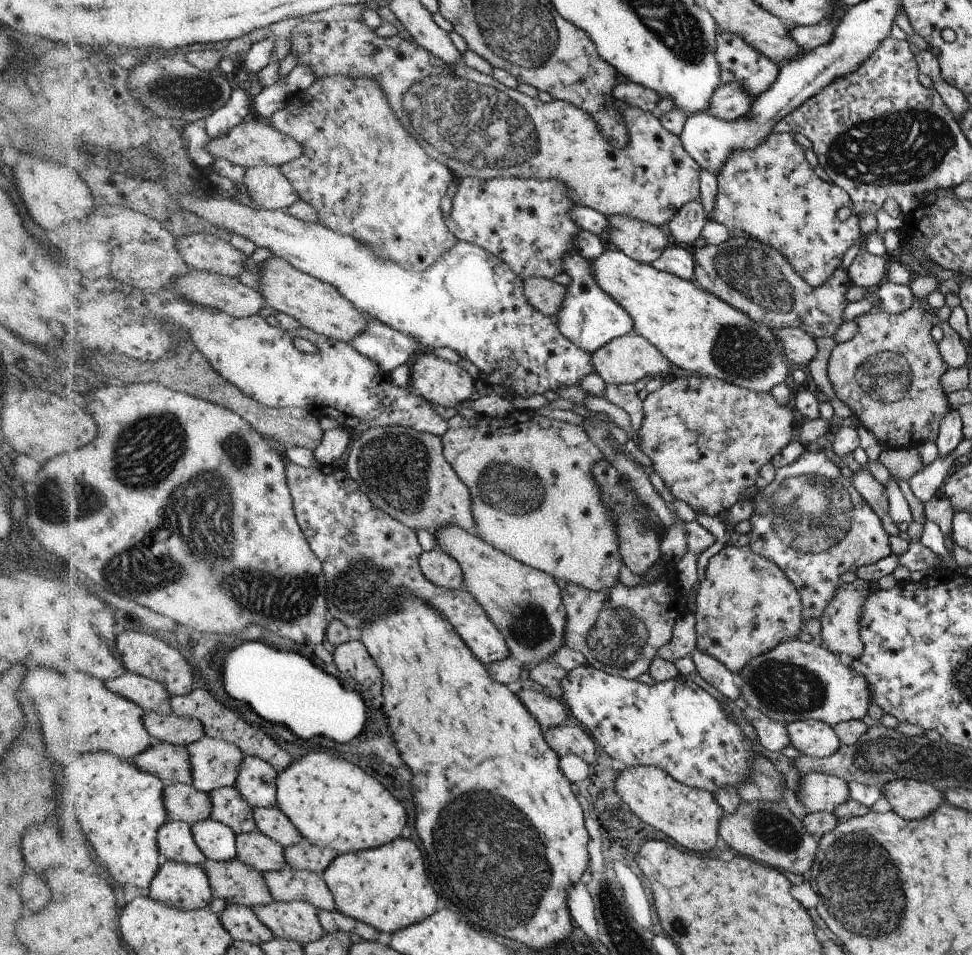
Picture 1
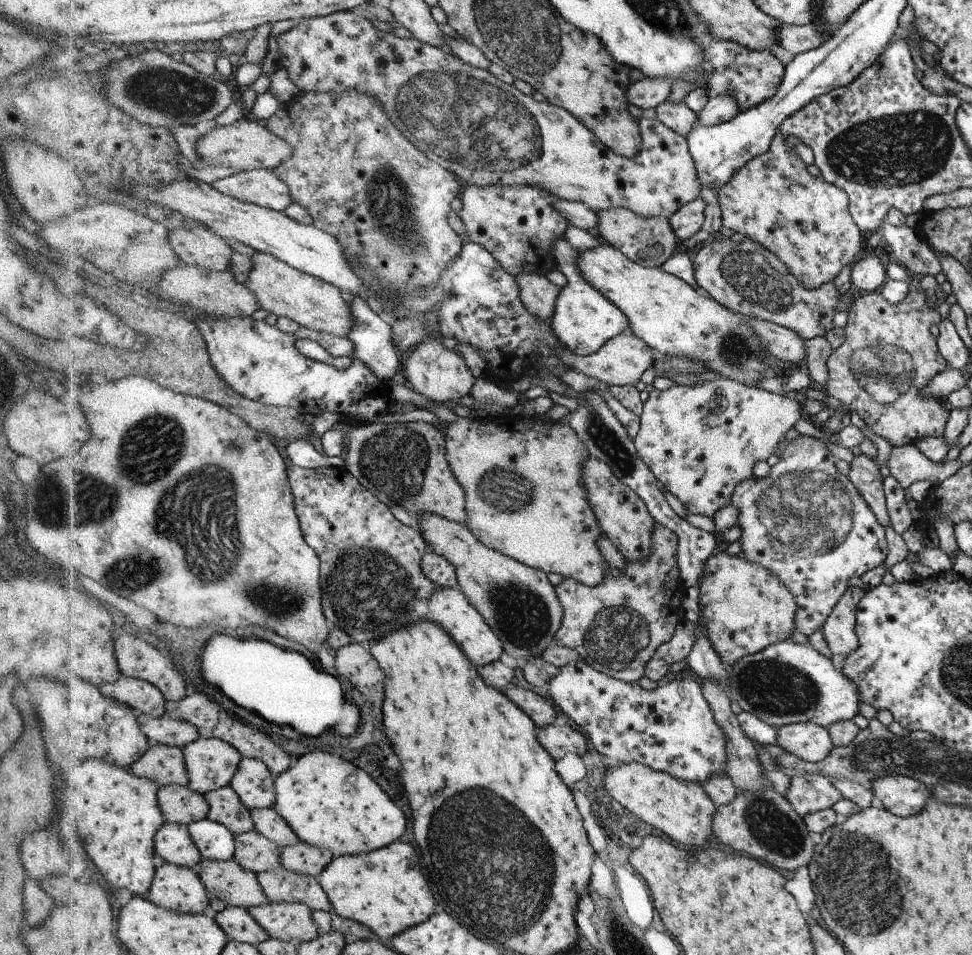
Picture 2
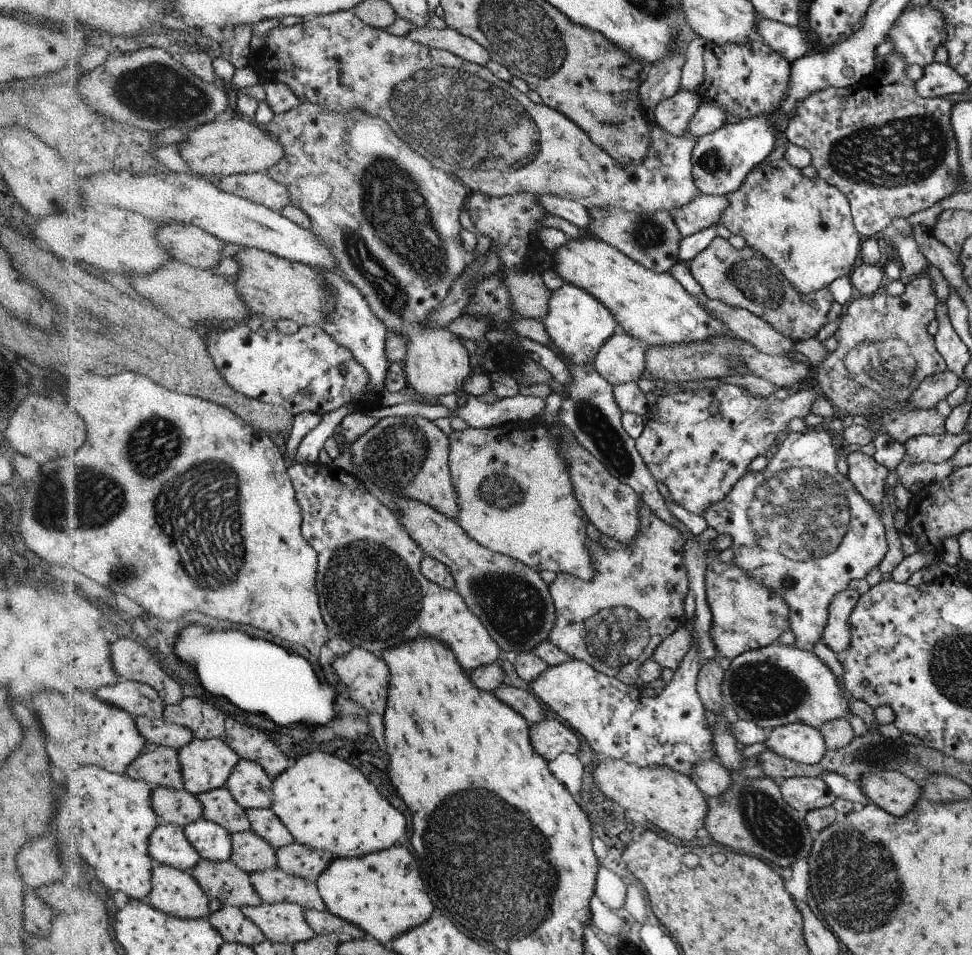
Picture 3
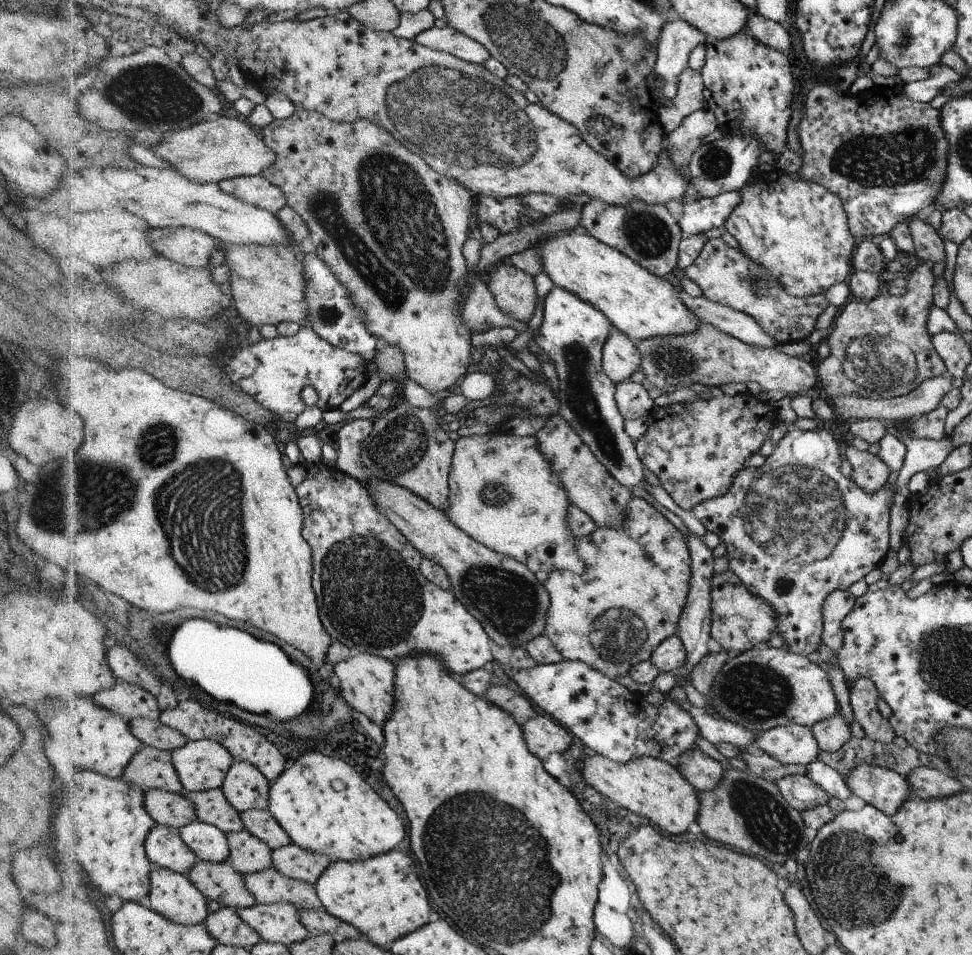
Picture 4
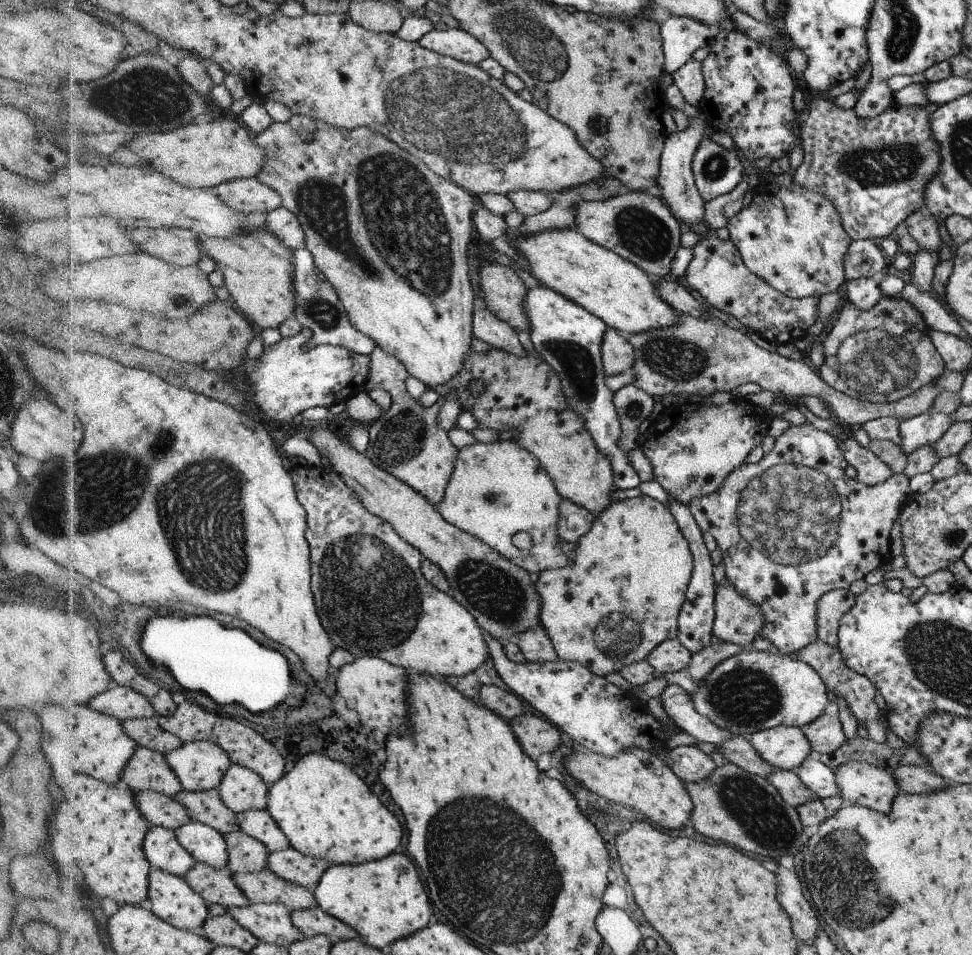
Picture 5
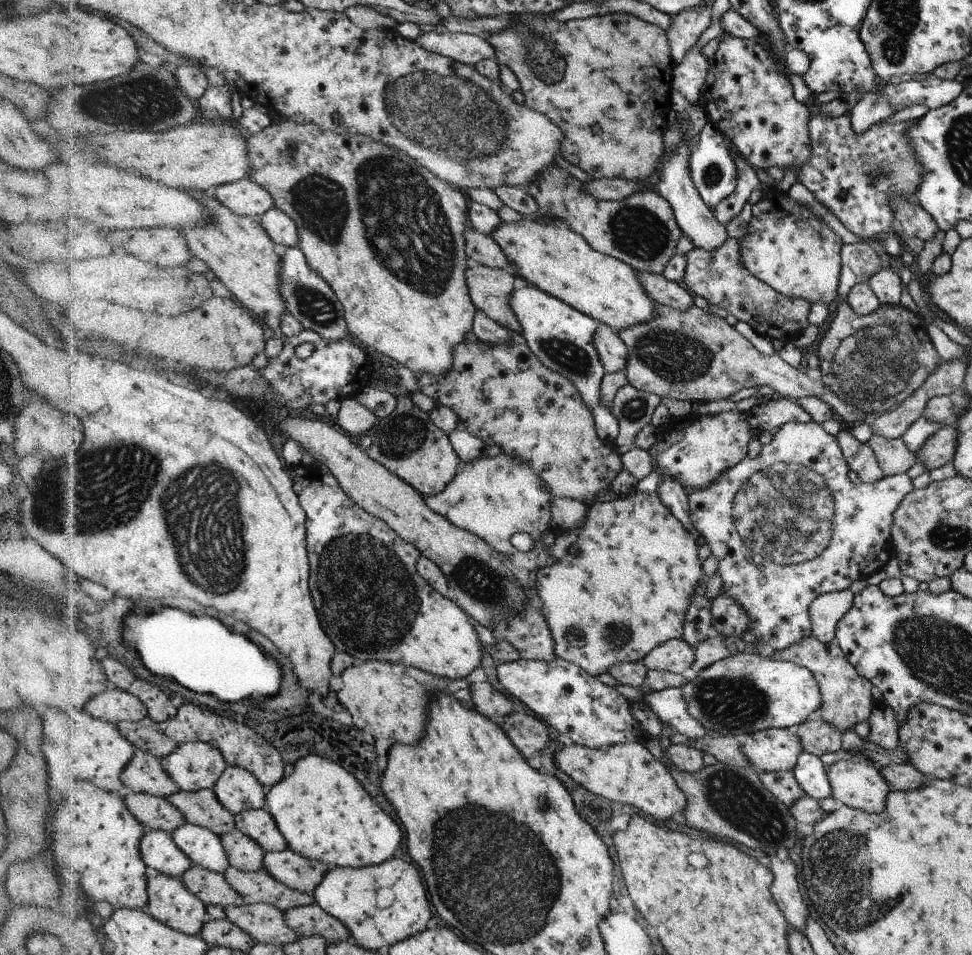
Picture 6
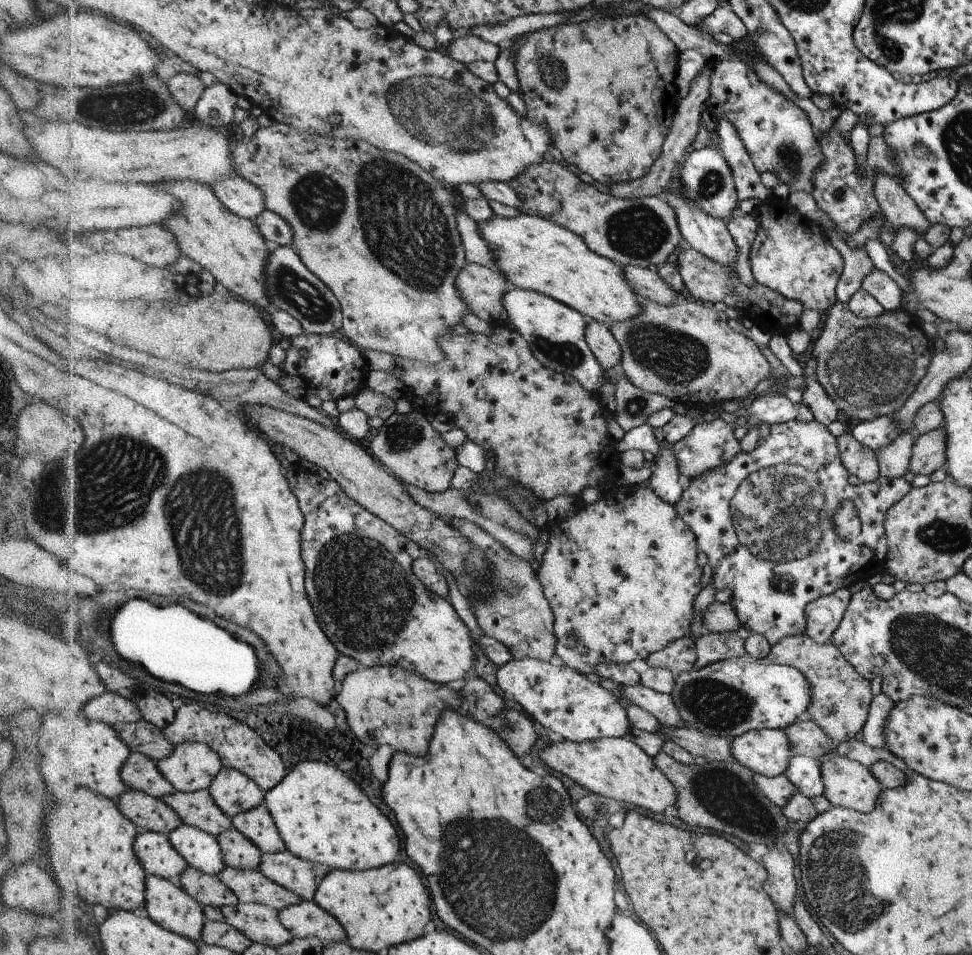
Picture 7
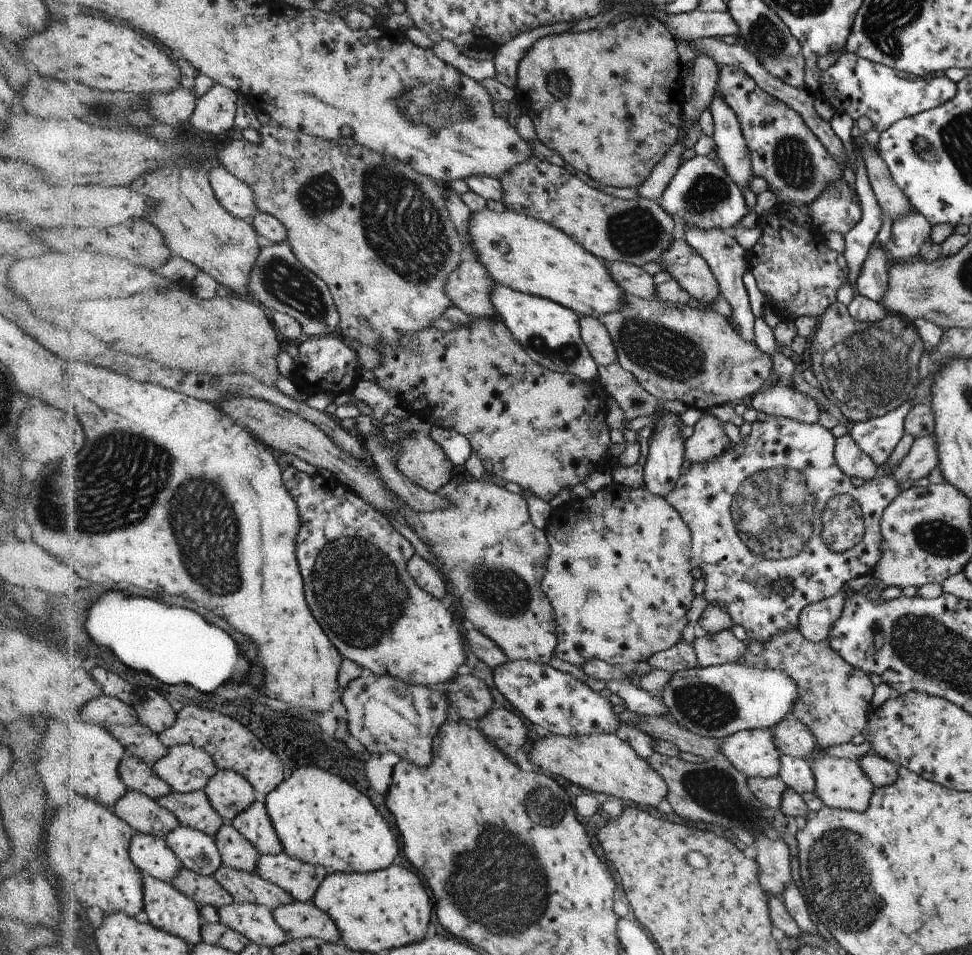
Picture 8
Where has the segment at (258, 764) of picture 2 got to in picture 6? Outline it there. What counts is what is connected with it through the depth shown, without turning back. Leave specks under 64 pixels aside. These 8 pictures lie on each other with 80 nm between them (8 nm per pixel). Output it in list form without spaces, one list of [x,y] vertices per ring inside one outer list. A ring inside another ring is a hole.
[[[230,765],[215,790],[222,804],[237,816],[248,810],[267,809],[269,789],[243,767]]]

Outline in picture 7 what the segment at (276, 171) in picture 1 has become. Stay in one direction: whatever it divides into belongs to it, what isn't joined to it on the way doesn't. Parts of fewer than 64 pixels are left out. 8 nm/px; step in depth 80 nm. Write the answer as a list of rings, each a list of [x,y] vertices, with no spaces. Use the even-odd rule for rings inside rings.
[[[240,175],[232,176],[213,188],[225,206],[243,218],[257,221],[268,210],[266,192]]]

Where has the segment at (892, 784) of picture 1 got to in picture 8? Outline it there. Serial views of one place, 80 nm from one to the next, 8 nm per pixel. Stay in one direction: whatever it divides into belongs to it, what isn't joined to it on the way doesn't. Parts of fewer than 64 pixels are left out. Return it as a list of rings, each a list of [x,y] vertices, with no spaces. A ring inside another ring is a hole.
[[[819,753],[810,760],[810,768],[815,774],[814,793],[821,798],[823,804],[828,808],[846,809],[864,812],[869,808],[873,792],[876,787],[873,782],[862,772],[857,762],[831,757],[826,753]]]

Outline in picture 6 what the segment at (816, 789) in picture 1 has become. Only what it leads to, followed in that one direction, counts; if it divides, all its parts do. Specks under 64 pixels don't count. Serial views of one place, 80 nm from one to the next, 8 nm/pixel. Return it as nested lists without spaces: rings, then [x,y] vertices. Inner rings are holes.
[[[793,771],[760,772],[762,783],[770,790],[782,804],[791,807],[806,796]]]

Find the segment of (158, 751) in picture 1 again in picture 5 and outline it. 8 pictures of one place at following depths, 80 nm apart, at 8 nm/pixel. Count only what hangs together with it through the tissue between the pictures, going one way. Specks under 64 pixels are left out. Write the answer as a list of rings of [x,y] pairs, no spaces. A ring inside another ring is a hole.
[[[140,746],[127,766],[124,782],[134,791],[158,791],[175,797],[185,790],[164,753]]]

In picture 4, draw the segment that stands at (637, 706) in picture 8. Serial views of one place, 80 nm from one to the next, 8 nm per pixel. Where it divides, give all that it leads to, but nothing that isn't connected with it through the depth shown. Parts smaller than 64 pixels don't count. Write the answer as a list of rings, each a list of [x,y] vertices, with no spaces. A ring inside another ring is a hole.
[[[676,685],[670,691],[670,696],[686,708],[686,712],[694,718],[698,732],[702,737],[713,745],[720,743],[730,743],[739,747],[745,747],[756,742],[758,734],[742,728],[740,724],[734,724],[728,720],[722,719],[714,710],[708,707],[697,708],[690,701],[688,693],[680,686]]]

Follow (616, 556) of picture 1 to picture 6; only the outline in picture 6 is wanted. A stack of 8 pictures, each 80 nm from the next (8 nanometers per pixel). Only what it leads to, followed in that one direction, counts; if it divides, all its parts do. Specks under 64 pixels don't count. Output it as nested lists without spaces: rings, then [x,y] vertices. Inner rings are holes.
[[[499,449],[488,450],[478,461],[462,463],[457,477],[442,493],[424,498],[433,511],[454,526],[477,535],[499,554],[509,557],[518,569],[526,569],[530,573],[556,562],[557,558],[550,554],[550,550],[543,548],[541,538],[541,532],[548,531],[551,525],[553,495],[530,462],[522,462],[516,456],[510,457]],[[517,532],[527,532],[533,536],[535,546],[532,550],[524,553],[511,546],[511,535]]]

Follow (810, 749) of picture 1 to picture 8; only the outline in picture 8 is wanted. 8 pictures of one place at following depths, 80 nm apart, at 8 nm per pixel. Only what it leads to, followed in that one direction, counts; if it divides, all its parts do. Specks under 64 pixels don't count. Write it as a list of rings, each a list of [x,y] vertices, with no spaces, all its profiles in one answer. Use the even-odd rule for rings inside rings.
[[[770,729],[743,730],[723,740],[721,754],[749,777],[778,777],[781,751]]]

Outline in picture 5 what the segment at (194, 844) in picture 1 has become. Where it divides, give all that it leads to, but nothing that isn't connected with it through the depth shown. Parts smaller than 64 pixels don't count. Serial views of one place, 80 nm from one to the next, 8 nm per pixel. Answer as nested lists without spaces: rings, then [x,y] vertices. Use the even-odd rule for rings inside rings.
[[[166,827],[150,829],[145,851],[152,866],[184,878],[198,864],[197,858],[182,846],[177,831]]]

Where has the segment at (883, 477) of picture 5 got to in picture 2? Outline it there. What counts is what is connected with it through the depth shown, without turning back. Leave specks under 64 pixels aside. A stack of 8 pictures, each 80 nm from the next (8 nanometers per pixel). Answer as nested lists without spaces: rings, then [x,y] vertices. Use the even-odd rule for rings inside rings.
[[[861,453],[851,461],[847,477],[857,487],[862,498],[871,507],[883,527],[891,526],[890,517],[886,511],[886,499],[882,490],[883,478],[880,466],[874,458]]]

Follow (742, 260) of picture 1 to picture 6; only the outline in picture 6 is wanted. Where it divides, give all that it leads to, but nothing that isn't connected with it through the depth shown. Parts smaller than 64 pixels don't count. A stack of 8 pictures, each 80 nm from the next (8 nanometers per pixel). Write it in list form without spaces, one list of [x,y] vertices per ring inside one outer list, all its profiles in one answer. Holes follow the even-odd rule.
[[[728,238],[720,248],[712,252],[694,247],[685,255],[687,266],[683,278],[684,288],[694,296],[705,298],[715,310],[747,323],[758,335],[771,342],[795,341],[810,325],[808,314],[812,302],[802,298],[788,298],[755,278],[743,266],[739,244],[734,238]]]

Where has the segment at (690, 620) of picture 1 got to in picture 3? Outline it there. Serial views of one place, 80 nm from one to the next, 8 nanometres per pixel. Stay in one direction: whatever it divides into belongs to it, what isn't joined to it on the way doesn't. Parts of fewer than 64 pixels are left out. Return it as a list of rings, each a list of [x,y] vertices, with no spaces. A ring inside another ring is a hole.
[[[683,627],[663,641],[652,658],[661,665],[662,669],[676,671],[690,649],[691,640],[692,634]]]

